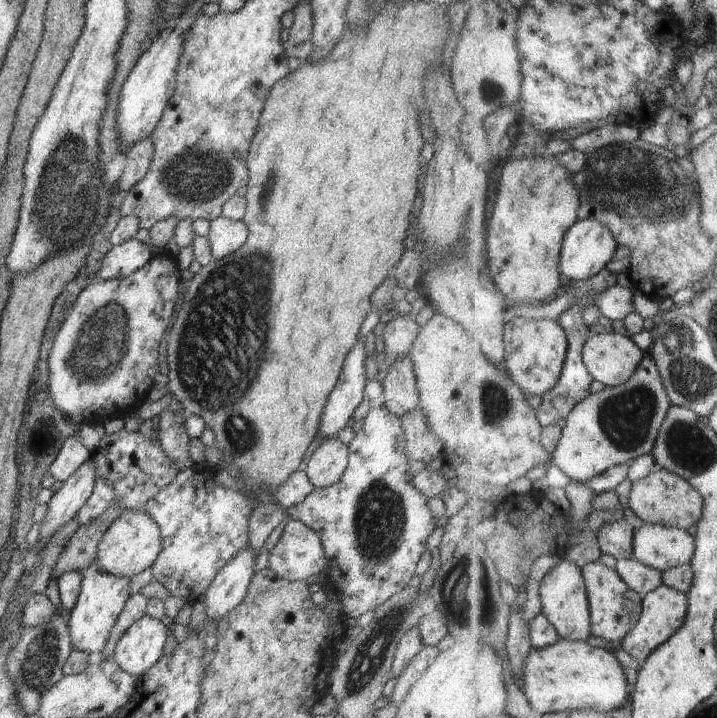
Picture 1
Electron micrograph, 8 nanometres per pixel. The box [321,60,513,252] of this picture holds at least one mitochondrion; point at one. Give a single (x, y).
(495, 90)

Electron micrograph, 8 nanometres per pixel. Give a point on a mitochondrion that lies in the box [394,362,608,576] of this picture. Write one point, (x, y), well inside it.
(496, 399)

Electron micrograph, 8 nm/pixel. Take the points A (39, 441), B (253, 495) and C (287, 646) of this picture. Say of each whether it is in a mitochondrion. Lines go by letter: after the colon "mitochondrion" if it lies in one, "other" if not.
A: other
B: other
C: other

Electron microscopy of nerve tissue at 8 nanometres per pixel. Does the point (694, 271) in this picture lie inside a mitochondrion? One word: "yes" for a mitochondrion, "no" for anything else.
no

